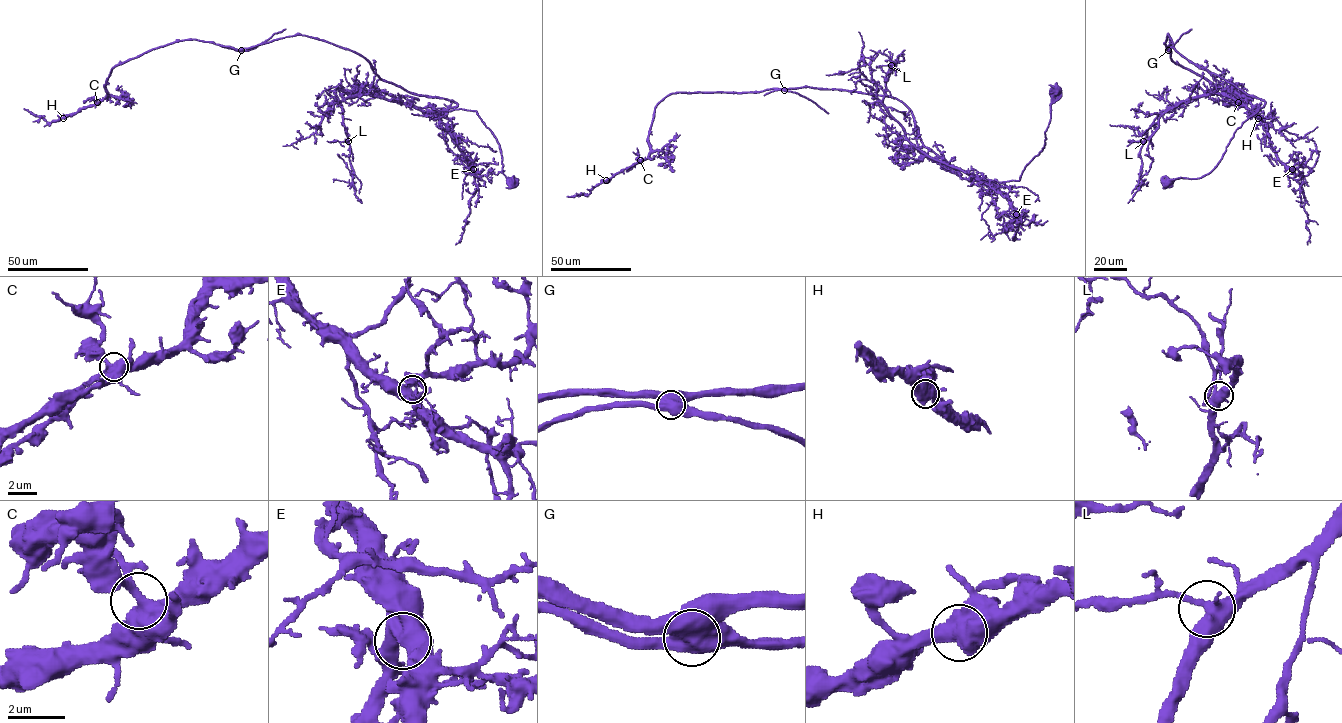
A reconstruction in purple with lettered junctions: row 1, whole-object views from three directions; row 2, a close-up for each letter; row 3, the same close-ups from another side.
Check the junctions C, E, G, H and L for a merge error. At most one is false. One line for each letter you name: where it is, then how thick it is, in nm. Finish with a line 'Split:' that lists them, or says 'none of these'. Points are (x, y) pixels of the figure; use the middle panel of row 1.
G: at (784, 90); 600 nm thick
Split: G

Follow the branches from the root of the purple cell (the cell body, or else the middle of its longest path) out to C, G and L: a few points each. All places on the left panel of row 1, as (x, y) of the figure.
C: (513, 182), (476, 111), (381, 97), (361, 55), (305, 35), (240, 49), (176, 40), (115, 66), (97, 102)
G: (513, 182), (476, 111), (425, 111), (381, 97), (379, 77), (352, 50), (302, 35), (241, 50)
L: (513, 182), (502, 172), (497, 139), (474, 111), (425, 111), (362, 93), (340, 102), (348, 141)

